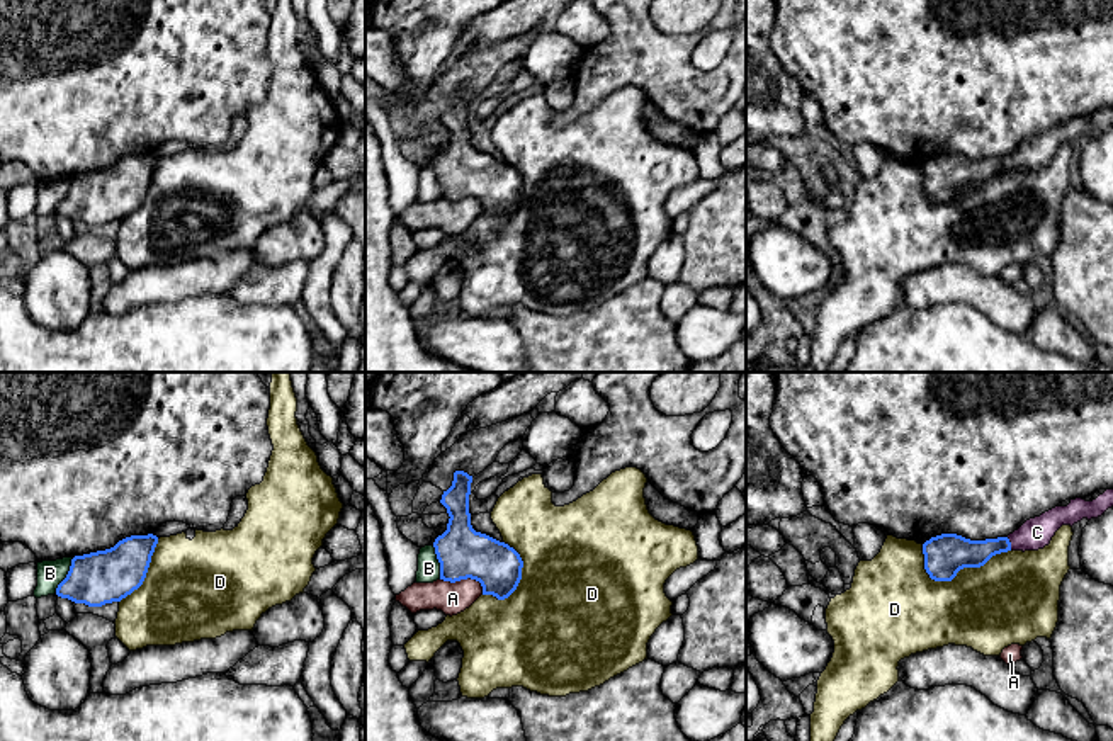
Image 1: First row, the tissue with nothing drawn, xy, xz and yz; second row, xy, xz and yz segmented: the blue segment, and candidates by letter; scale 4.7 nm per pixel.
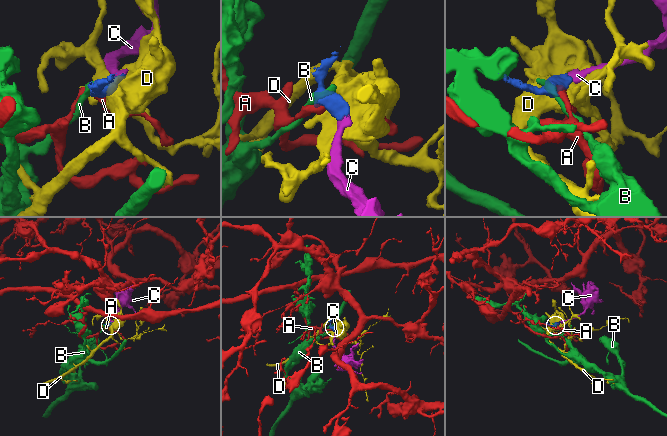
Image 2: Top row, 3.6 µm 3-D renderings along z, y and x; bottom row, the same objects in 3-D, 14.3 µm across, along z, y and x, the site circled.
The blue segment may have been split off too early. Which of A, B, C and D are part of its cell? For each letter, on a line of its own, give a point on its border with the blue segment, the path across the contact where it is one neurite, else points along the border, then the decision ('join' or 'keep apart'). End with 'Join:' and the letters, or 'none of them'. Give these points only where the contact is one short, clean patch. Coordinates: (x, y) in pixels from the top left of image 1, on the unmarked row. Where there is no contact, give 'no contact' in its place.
A: contact xz (466, 197); border xz (440, 197), (451, 201), (474, 197), (483, 213); keep apart
B: contact xy (67, 194); border xy (73, 177), (67, 196), (55, 211); keep apart
C: contact yz (1010, 164); way yz (959, 172), (1010, 164), (1037, 152); join
D: contact yz (966, 186); keep apart
Join: C

